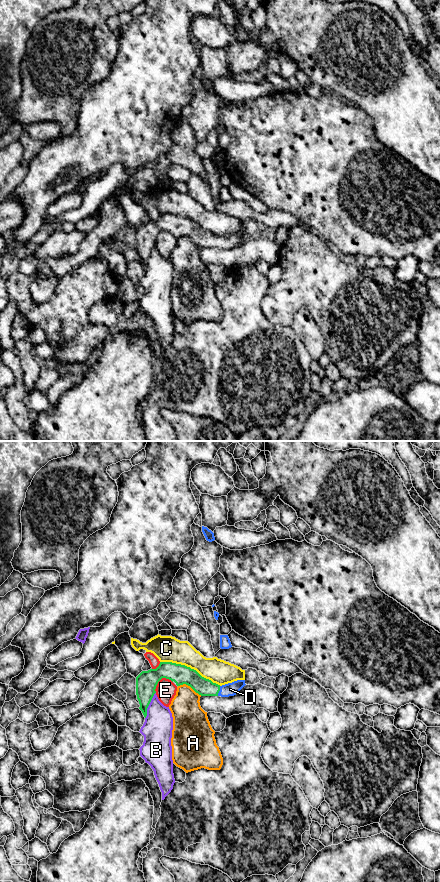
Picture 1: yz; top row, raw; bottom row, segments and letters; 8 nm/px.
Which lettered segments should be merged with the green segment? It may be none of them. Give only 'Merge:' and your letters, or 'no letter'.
Merge: no letter

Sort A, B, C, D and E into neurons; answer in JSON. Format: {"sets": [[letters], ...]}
{"sets": [["A"], ["B"], ["C"], ["D"], ["E"]]}

